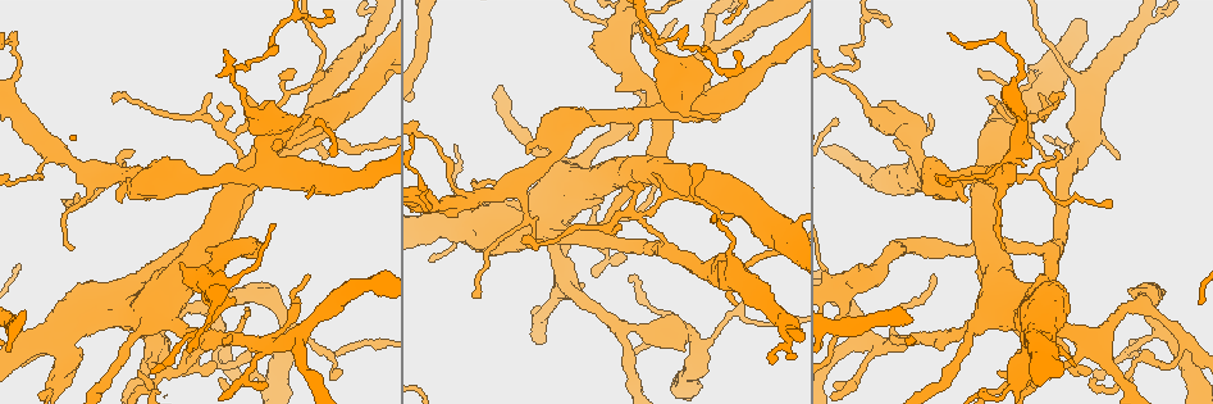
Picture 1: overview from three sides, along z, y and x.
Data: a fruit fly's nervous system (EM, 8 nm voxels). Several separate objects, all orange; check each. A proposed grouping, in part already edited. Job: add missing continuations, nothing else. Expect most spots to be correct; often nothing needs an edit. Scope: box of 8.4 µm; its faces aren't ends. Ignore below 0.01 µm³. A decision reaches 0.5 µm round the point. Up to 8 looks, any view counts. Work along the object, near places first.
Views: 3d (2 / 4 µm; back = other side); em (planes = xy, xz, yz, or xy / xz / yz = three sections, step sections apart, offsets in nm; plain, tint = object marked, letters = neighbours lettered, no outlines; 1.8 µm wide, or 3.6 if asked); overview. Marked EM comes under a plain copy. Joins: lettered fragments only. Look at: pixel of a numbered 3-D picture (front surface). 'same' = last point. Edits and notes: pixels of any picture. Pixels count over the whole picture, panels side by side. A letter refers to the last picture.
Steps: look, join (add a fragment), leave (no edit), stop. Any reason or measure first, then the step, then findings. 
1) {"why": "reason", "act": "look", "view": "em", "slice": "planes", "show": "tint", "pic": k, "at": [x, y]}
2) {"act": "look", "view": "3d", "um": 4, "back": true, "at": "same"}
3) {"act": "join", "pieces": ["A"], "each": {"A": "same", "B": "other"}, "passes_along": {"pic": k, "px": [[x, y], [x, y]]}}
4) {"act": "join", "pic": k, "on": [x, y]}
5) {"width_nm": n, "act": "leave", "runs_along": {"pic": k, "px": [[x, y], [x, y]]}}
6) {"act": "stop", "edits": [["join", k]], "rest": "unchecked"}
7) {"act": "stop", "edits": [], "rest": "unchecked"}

{"act": "look", "view": "em", "slice": "planes", "show": "tint", "pic": 1, "at": [65, 199]}

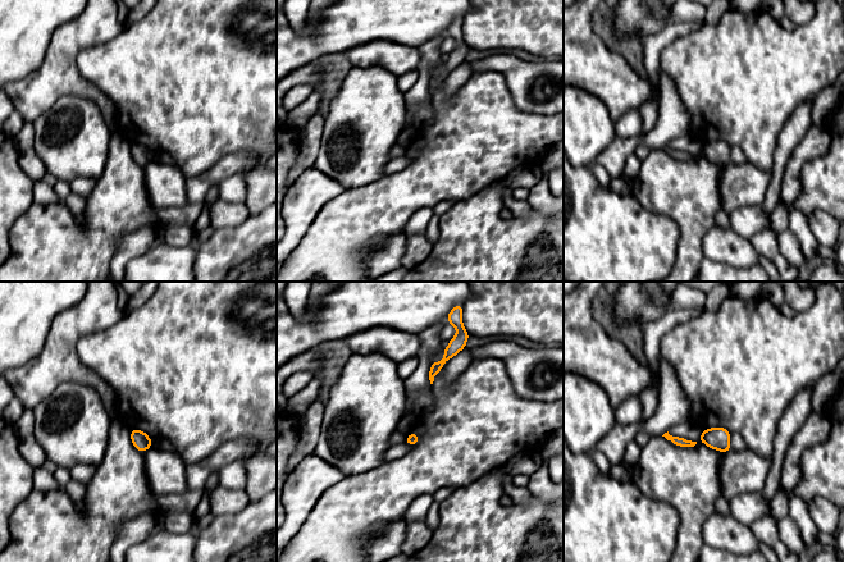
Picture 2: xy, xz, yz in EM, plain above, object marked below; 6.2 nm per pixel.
{"act": "look", "view": "em", "slice": "planes", "show": "letters", "at": "same"}

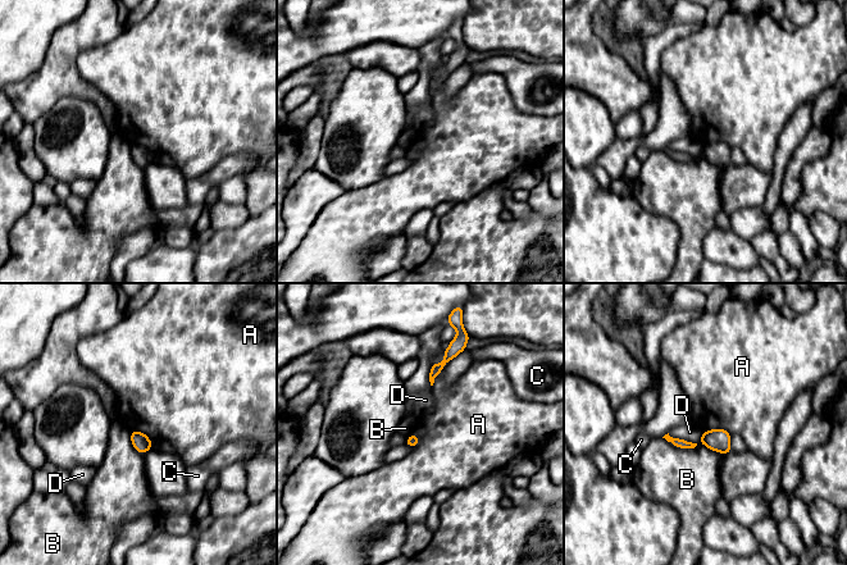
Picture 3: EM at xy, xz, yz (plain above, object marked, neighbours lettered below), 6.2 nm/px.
{"act": "leave", "each": {"A": "other", "B": "other", "C": "other", "D": "other"}, "border": {"pic": 3, "px": [[704, 431], [723, 428], [731, 434]]}, "found": "none of them fits"}

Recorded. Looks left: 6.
{"why": "thick turns thin", "act": "look", "view": "em", "um": 3.6, "slice": "xz", "step": 8, "show": "letters", "pic": 1, "at": [224, 239]}

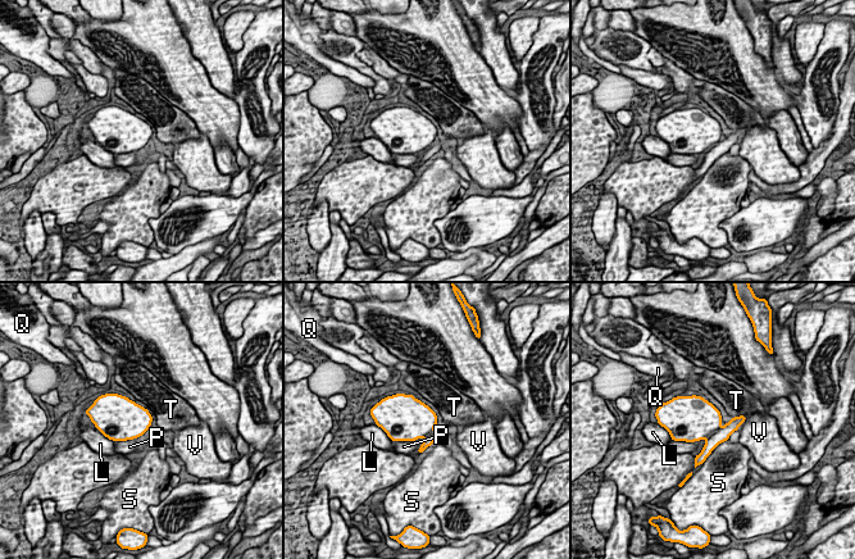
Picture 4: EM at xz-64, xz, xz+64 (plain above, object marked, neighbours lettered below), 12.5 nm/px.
{"act": "leave", "each": {"L": "other", "P": "other", "Q": "other", "S": "other", "T": "other", "V": "other"}, "border": {"pic": 4, "px": [[673, 440], [694, 442]]}, "found": "no lettered fragment goes on from it"}

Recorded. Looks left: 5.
{"why": "abrupt turn", "act": "look", "view": "em", "slice": "yz", "step": 16, "show": "tint", "pic": 1, "at": [261, 344]}

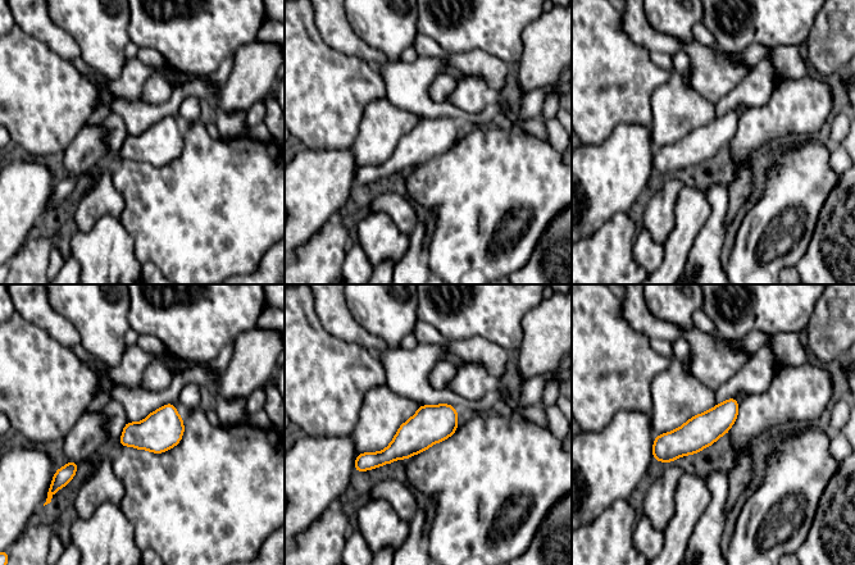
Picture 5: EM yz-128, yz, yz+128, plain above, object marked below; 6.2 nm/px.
{"why": "see the neighbours", "act": "look", "view": "em", "slice": "yz", "step": 16, "show": "letters", "at": "same"}

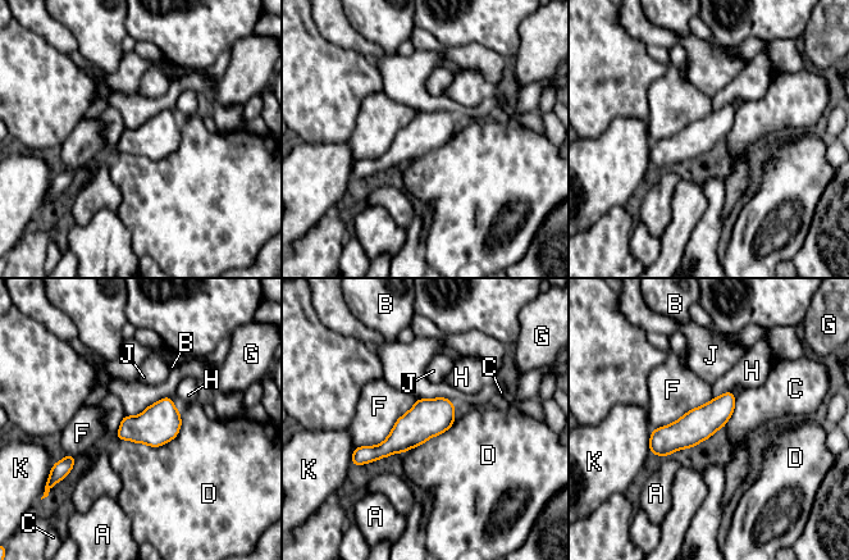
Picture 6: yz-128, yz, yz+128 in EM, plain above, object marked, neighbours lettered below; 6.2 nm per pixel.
{"width_nm": 220, "act": "leave", "each": {"A": "other", "B": "other", "C": "other", "D": "other", "F": "other", "G": "other", "H": "other", "J": "other", "K": "other"}, "border": {"pic": 6, "px": [[181, 413], [159, 446], [118, 441]]}, "found": "no lettered fragment goes on from it"}

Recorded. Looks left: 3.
{"why": "three arms meet", "act": "look", "view": "3d", "um": 4, "pic": 1, "at": [892, 125]}

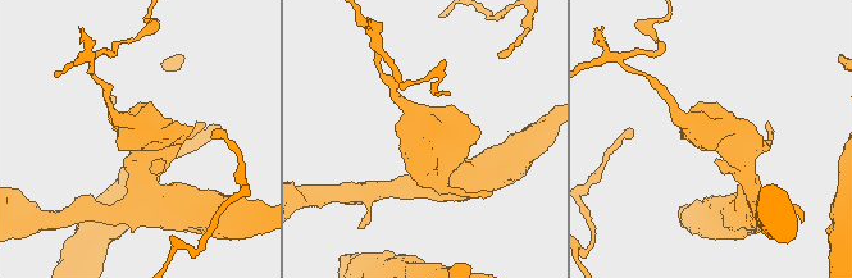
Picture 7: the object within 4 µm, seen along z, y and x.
{"act": "look", "view": "em", "slice": "xz", "step": 4, "show": "tint", "pic": 7, "at": [144, 139]}

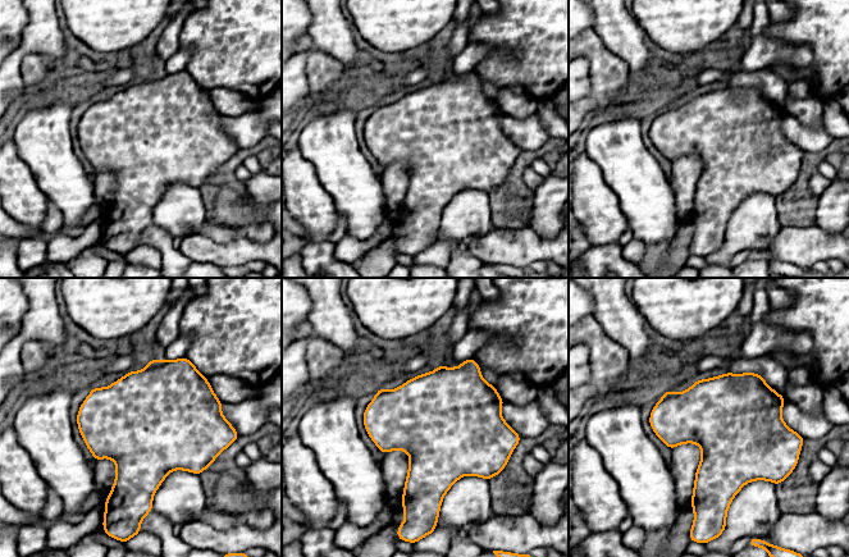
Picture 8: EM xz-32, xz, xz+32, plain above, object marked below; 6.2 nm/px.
{"why": "see the neighbours", "act": "look", "view": "em", "slice": "xz", "step": 4, "show": "letters", "at": "same"}

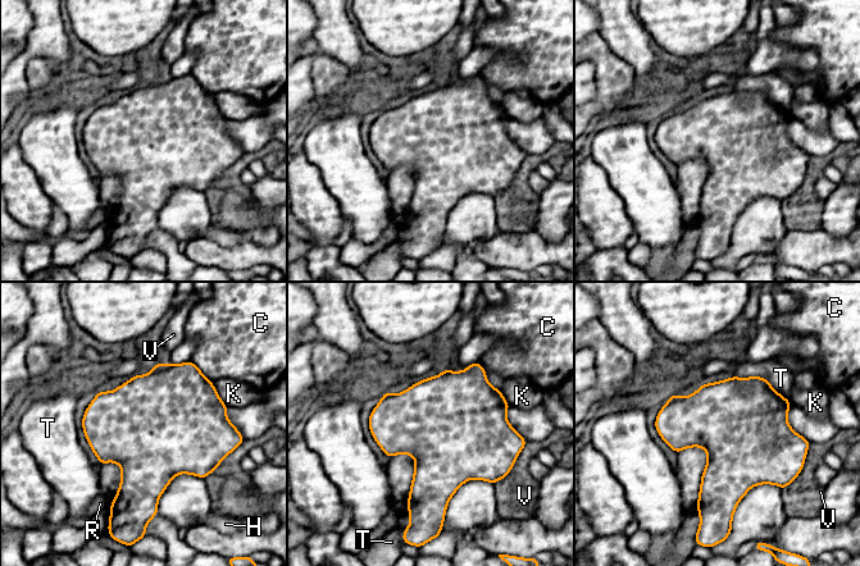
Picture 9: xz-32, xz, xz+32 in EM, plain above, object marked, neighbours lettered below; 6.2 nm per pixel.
{"act": "leave", "each": {"C": "other", "H": "other", "K": "other", "R": "other", "T": "other", "V": "other"}, "border": {"pic": 9, "px": [[732, 375], [763, 377], [790, 402]]}, "found": "no lettered fragment goes on from it"}

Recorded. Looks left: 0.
{"act": "stop", "edits": [], "rest": "unchecked"}

